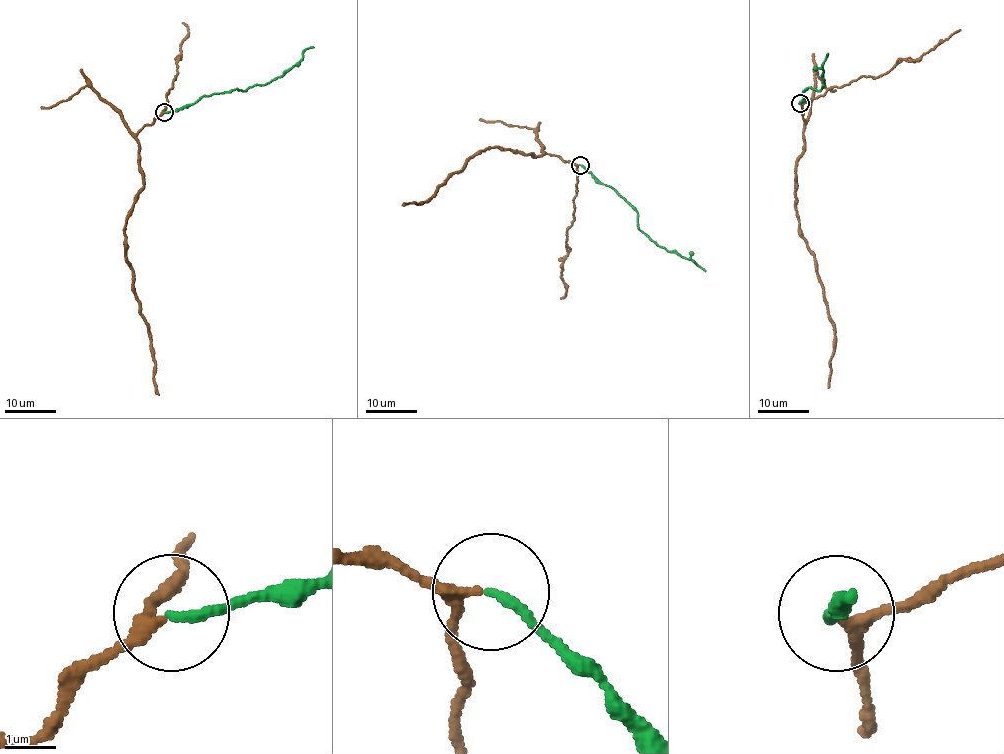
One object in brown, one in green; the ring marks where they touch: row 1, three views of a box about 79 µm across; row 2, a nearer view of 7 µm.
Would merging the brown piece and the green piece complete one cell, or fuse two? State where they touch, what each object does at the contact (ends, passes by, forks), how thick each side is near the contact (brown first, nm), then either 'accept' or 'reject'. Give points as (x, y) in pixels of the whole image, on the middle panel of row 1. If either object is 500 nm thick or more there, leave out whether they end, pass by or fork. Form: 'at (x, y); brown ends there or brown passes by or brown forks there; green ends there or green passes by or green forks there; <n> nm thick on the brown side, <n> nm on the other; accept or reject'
at (580, 165); brown passes by; green ends there; 200 nm thick on the brown side, 180 nm on the other; accept

